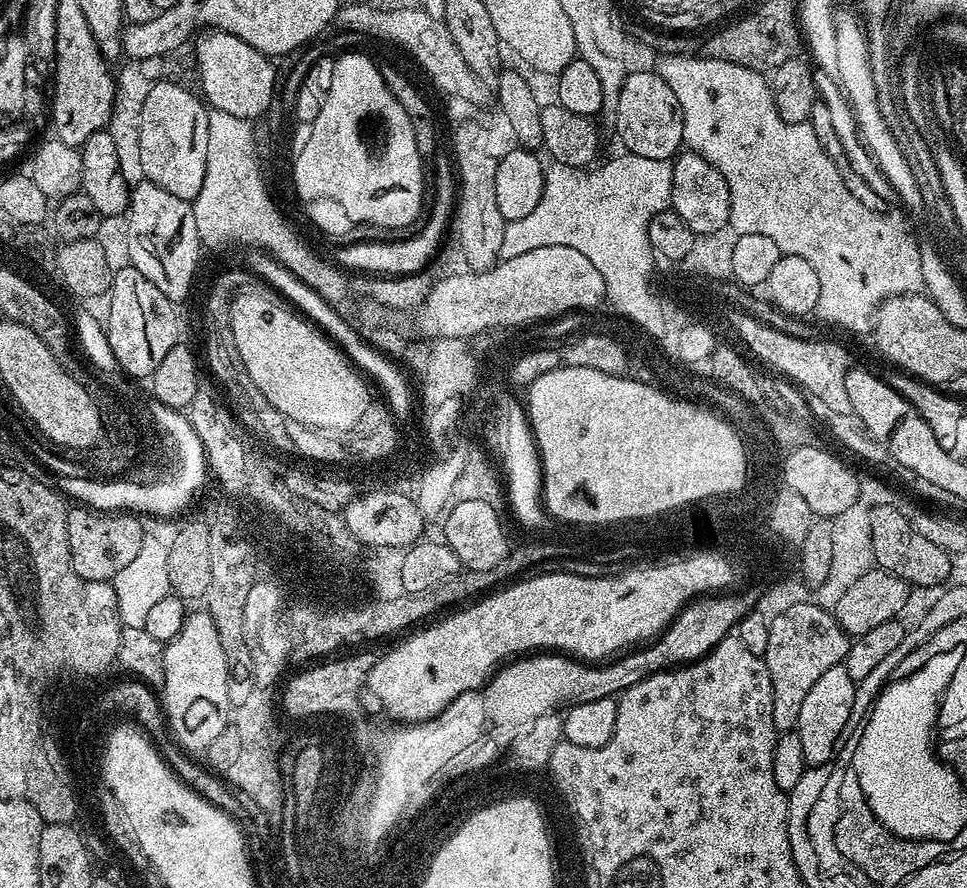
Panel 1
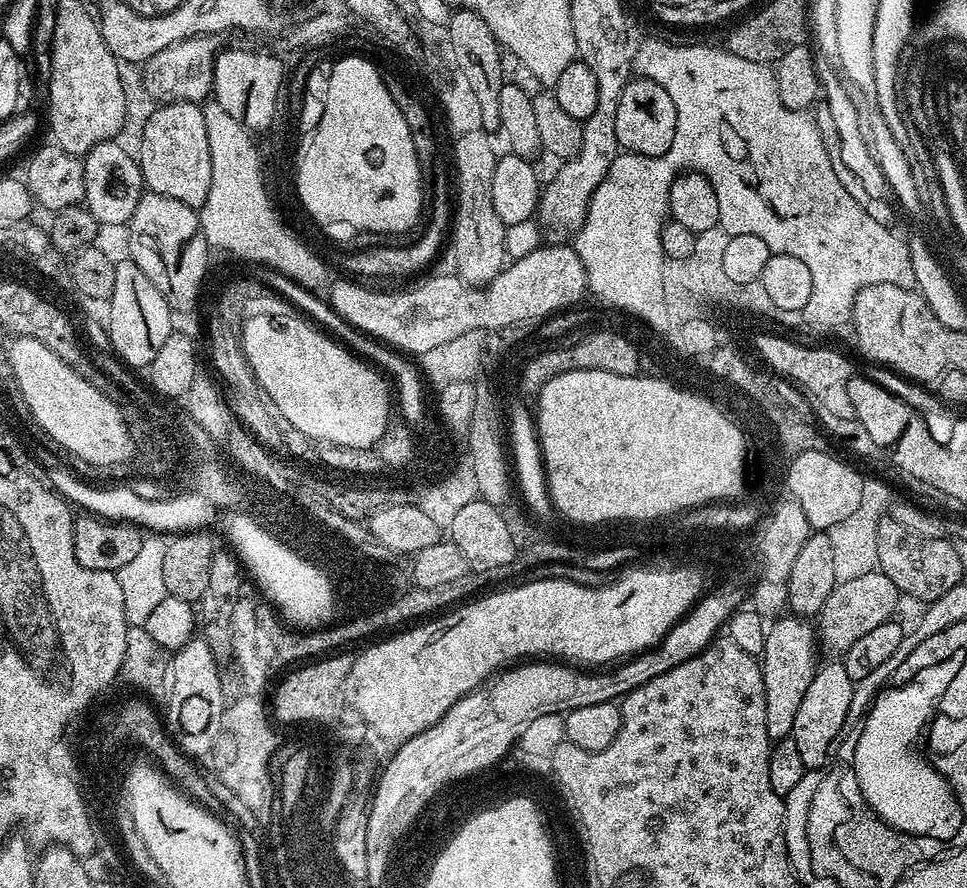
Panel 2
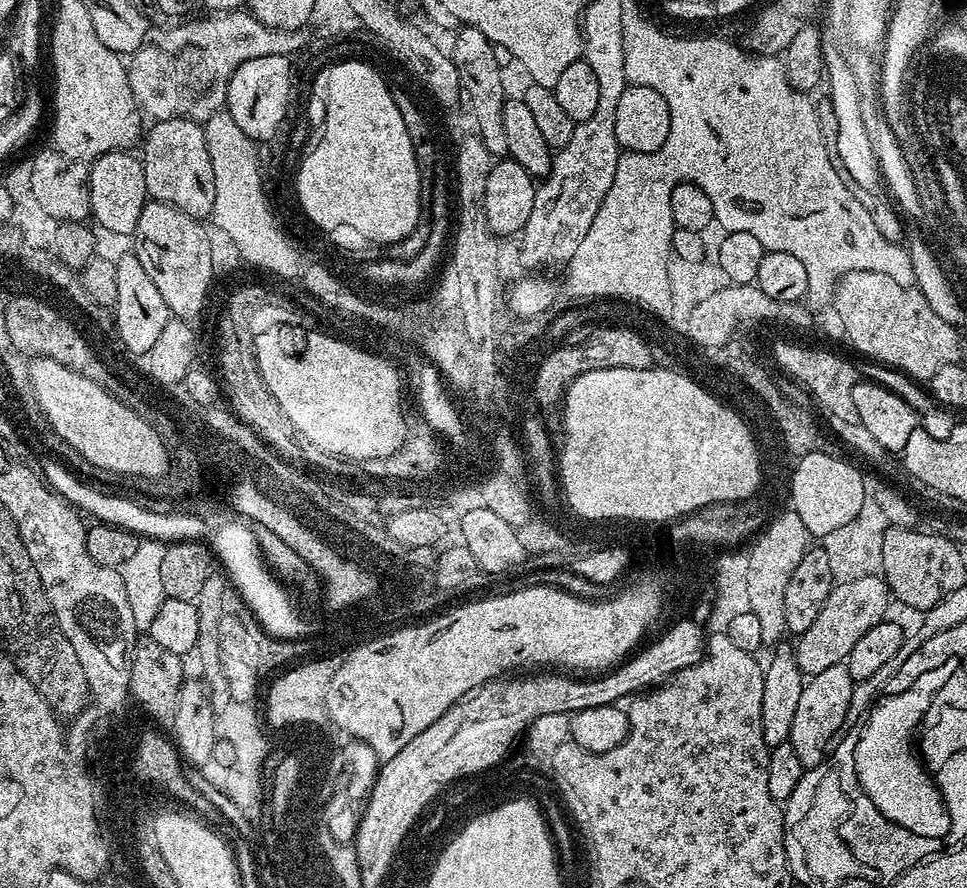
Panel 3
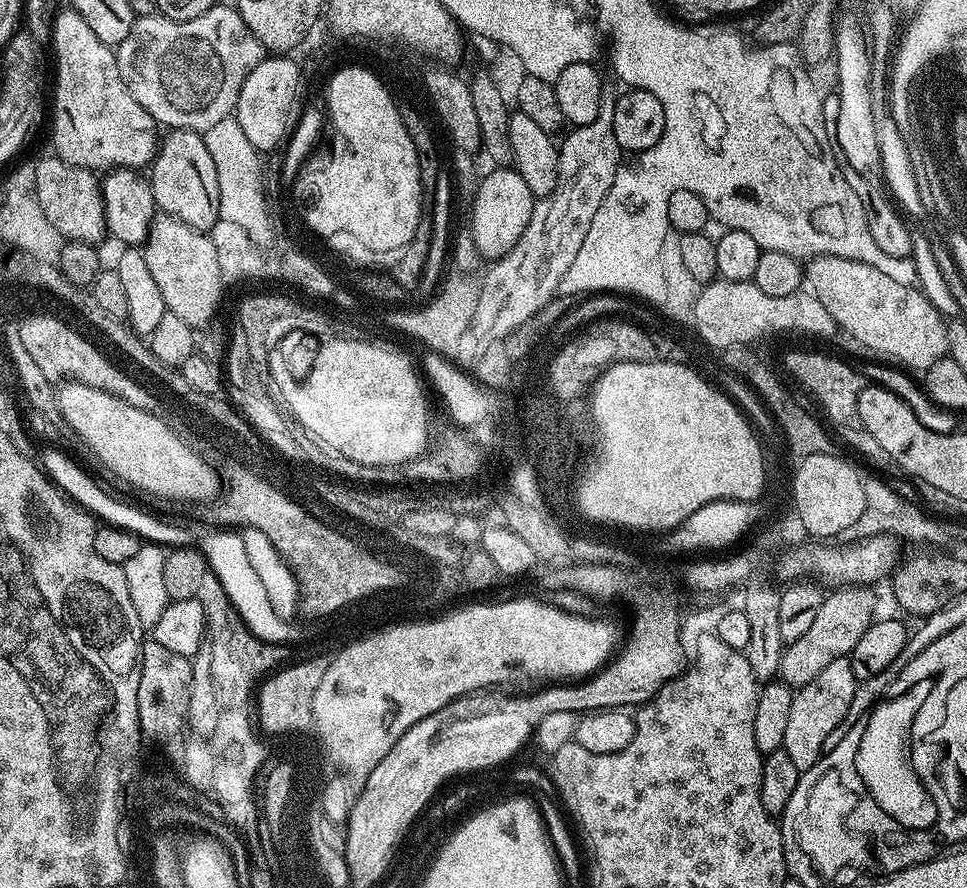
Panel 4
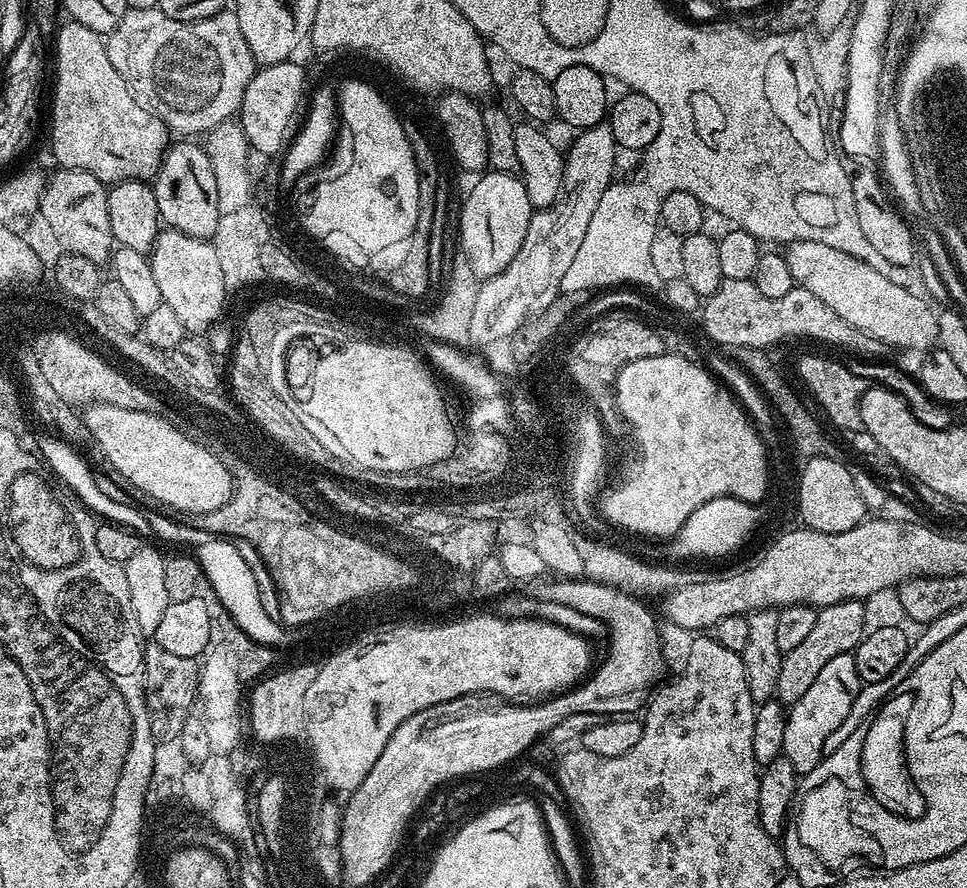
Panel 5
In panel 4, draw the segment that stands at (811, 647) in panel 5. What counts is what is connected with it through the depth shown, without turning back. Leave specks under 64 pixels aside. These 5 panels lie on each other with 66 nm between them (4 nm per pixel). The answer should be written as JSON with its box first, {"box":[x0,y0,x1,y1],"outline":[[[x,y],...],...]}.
{"box":[779,584,877,690],"outline":[[[850,584],[837,587],[825,595],[822,606],[818,606],[818,615],[814,623],[802,634],[802,638],[796,639],[793,644],[785,647],[780,663],[779,679],[787,684],[789,688],[798,690],[814,678],[818,673],[826,670],[830,662],[838,662],[843,656],[851,657],[854,645],[862,639],[862,634],[877,619],[876,596],[871,587],[862,584]]]}

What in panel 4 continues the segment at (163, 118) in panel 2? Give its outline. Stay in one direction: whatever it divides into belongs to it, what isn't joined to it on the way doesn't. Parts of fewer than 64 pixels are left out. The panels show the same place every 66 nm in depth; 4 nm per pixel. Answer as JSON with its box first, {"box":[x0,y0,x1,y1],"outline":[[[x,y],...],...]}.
{"box":[150,129,219,233],"outline":[[[178,129],[167,135],[165,140],[163,137],[159,141],[156,157],[150,165],[157,209],[194,230],[211,233],[219,214],[218,170],[214,170],[214,158],[210,158],[210,150],[206,150],[201,133]]]}

